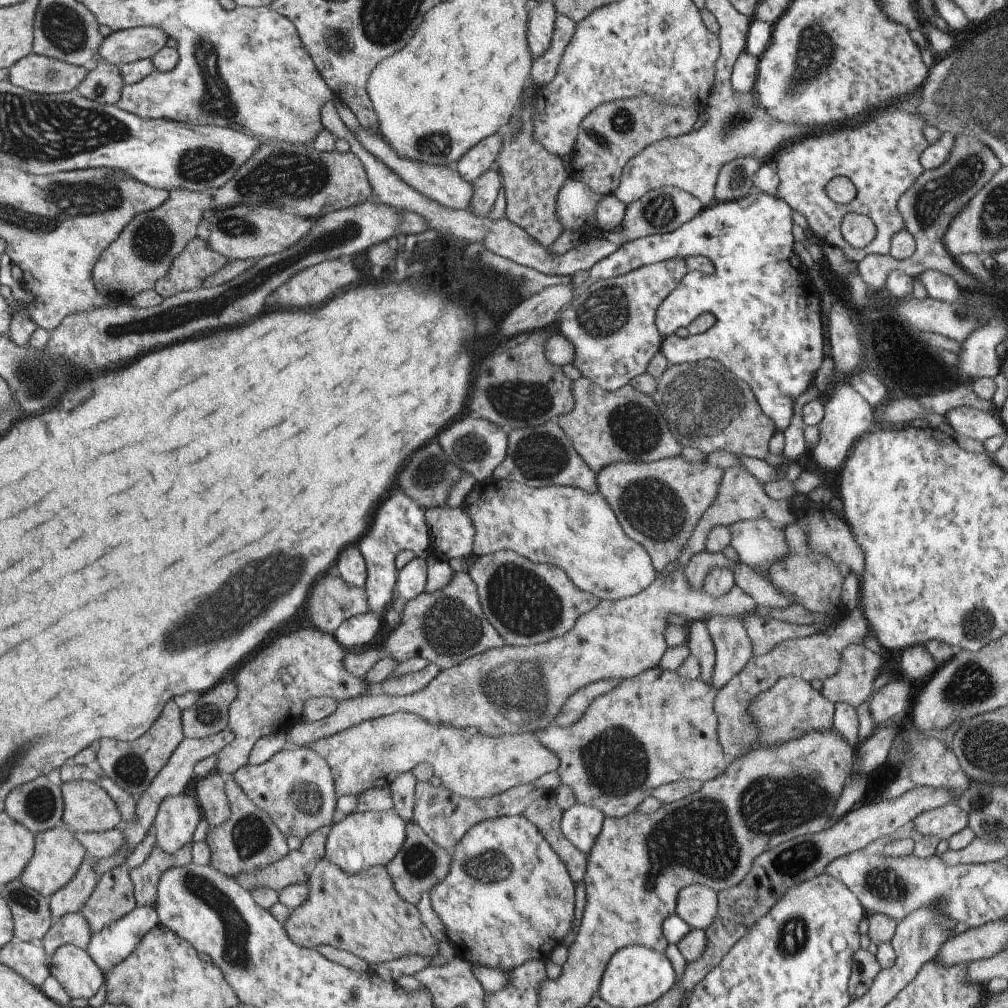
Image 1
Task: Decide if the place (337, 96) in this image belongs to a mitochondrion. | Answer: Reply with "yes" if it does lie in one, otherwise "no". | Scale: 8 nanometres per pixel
no

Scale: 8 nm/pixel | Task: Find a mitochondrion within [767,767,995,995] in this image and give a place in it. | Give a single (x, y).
(874, 879)

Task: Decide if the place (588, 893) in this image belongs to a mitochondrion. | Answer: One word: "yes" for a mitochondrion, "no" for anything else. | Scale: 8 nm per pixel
no

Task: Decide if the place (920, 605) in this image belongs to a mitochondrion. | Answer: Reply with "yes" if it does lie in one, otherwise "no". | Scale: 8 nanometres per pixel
no

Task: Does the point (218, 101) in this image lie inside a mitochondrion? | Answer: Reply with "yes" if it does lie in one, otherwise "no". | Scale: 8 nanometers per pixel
yes

